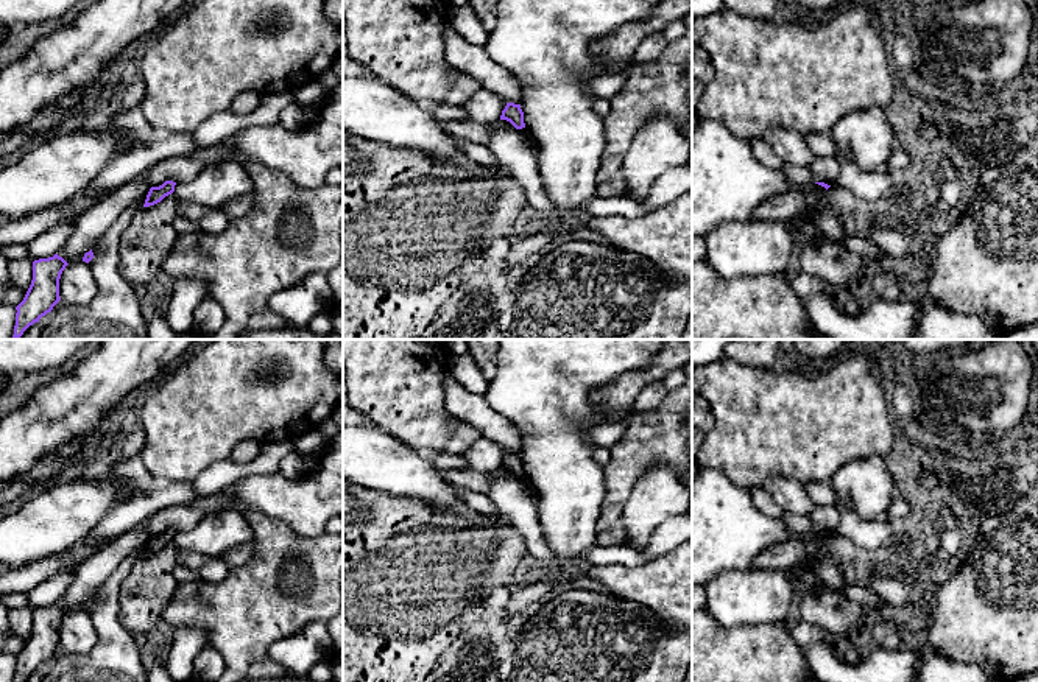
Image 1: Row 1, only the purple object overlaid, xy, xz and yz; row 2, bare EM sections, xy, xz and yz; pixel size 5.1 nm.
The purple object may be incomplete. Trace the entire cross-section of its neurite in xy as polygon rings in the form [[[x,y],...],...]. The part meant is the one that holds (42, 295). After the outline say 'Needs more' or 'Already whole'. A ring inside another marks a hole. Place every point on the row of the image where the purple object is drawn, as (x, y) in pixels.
[[[58,254],[33,262],[31,285],[23,301],[16,307],[12,339],[19,339],[30,325],[39,322],[61,301],[59,279],[67,265]]]. Already whole

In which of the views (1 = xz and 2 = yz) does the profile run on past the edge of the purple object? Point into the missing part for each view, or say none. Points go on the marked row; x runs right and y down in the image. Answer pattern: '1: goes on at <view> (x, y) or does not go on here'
1: does not go on here
2: does not go on here

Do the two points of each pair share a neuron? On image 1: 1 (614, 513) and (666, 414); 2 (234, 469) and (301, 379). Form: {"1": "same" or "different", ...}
{"1": "same", "2": "different"}

